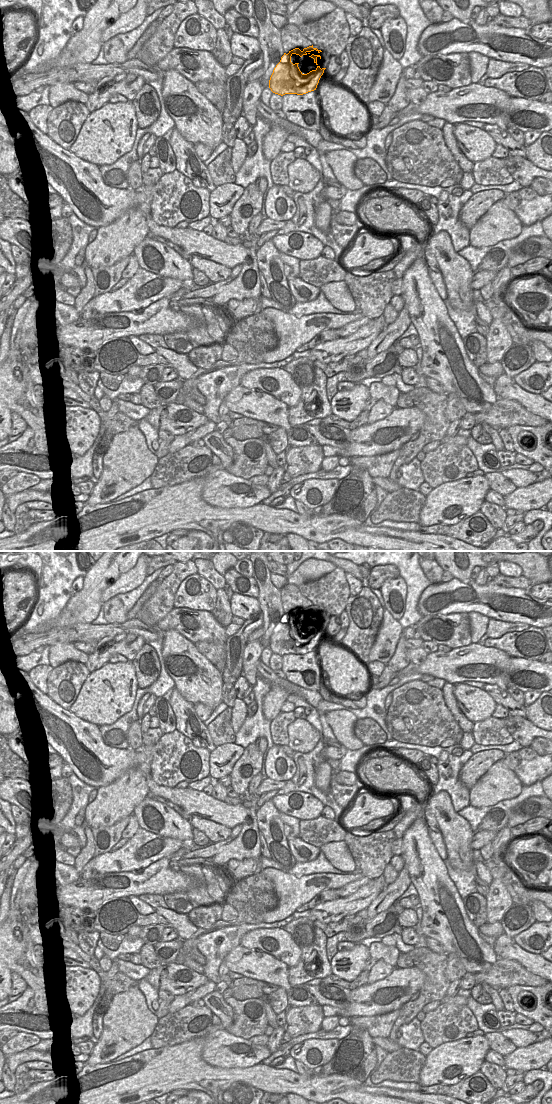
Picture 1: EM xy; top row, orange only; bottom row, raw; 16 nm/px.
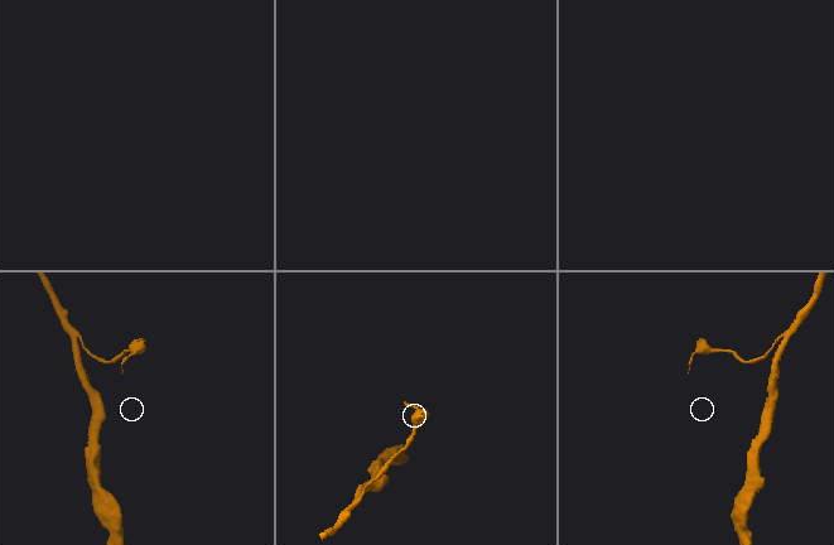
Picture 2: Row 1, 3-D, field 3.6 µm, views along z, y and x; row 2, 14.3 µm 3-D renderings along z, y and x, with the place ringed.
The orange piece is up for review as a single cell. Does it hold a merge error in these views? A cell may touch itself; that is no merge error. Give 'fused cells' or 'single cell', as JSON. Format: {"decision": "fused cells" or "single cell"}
{"decision": "fused cells"}

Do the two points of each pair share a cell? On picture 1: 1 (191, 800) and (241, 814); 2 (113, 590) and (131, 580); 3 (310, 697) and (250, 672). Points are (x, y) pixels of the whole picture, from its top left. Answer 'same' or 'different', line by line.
1: same
2: same
3: different

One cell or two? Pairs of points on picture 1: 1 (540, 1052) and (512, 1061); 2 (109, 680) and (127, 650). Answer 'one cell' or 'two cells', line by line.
1: one cell
2: two cells

